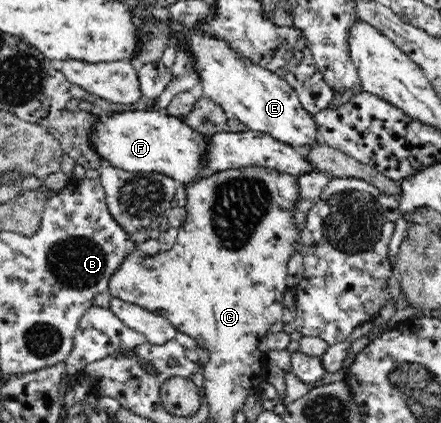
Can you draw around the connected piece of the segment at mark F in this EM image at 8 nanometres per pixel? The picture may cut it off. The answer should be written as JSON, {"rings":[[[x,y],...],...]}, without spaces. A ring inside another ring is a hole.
{"rings":[[[155,108],[113,113],[105,121],[93,123],[91,144],[104,164],[129,172],[162,173],[181,184],[194,184],[209,175],[208,137],[191,129],[181,118]]]}

